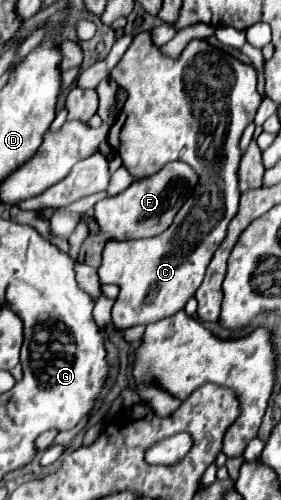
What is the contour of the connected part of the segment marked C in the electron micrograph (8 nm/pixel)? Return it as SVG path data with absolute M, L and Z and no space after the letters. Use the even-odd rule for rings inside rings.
M140 31L134 35L128 51L112 69L110 77L128 91L128 99L122 107L122 125L114 123L108 133L108 143L120 153L124 167L134 178L144 178L157 172L170 161L184 161L194 167L200 175L196 193L182 205L172 225L150 239L134 239L134 241L114 241L110 239L102 251L102 263L98 267L100 283L112 281L120 287L120 295L112 309L112 321L118 329L128 329L134 325L148 325L156 319L172 317L188 299L194 297L200 287L206 267L226 237L228 221L238 211L238 163L240 149L238 141L246 125L252 123L256 109L260 107L262 97L256 91L256 71L252 65L246 65L232 57L230 53L212 47L206 39L192 39L180 57L168 57L162 53L158 45L152 43L150 31Z

